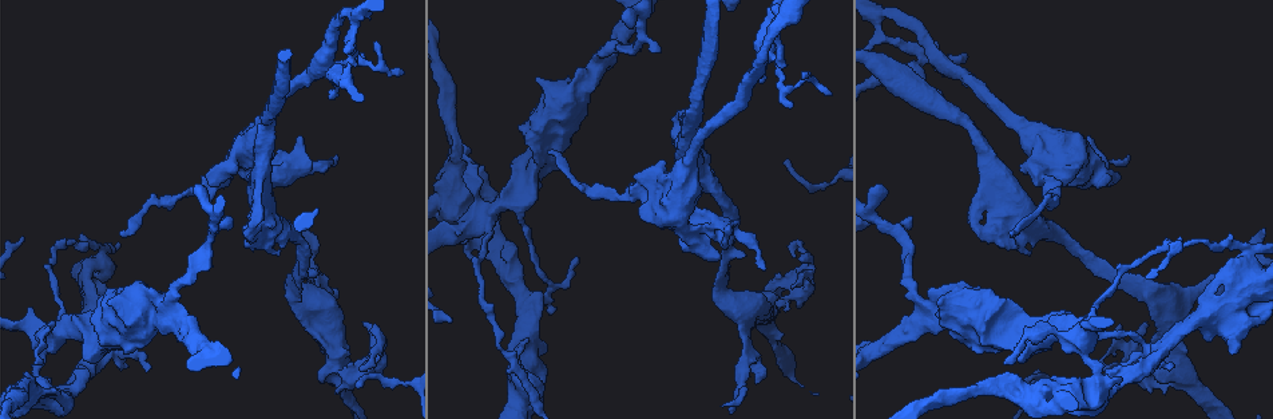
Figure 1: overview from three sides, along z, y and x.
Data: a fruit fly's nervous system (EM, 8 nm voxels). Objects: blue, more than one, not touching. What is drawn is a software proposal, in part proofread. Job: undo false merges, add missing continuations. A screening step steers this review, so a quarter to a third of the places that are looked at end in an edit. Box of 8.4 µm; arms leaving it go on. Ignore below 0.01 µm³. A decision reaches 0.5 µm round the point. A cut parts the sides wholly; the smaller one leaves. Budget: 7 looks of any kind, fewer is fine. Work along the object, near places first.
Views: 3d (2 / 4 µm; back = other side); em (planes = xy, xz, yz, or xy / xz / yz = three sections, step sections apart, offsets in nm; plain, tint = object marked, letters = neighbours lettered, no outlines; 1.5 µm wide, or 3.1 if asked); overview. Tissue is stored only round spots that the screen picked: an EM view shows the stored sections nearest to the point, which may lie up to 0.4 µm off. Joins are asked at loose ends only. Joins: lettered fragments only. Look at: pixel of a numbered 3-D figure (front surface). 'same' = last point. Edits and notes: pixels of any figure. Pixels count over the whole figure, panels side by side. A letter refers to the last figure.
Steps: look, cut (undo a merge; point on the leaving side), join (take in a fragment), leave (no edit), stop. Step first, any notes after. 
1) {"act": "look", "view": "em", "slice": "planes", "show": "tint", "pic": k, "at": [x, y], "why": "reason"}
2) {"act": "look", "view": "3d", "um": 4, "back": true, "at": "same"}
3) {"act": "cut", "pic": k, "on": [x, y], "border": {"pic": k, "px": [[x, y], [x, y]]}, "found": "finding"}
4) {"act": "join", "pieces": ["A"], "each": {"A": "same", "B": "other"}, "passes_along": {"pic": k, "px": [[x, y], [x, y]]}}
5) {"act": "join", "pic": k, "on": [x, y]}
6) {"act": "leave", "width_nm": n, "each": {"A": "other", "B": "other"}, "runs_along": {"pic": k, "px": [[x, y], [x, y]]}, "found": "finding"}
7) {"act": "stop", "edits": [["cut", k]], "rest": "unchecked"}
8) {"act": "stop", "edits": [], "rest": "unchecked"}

{"act": "look", "view": "3d", "um": 2, "pic": 1, "at": [755, 380], "why": "free end"}

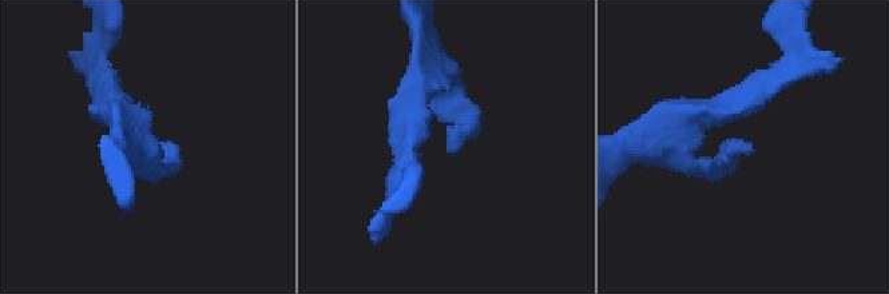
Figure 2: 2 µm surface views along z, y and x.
{"act": "look", "view": "em", "slice": "xy", "step": 8, "show": "tint", "pic": 2, "at": [448, 148], "why": "shape alone is not enough"}

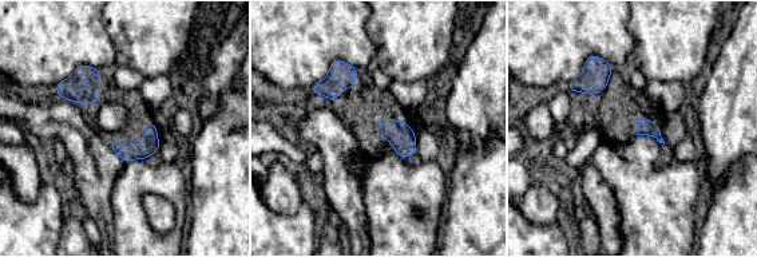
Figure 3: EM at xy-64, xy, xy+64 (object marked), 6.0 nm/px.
{"act": "look", "view": "em", "slice": "planes", "show": "letters", "at": "same"}

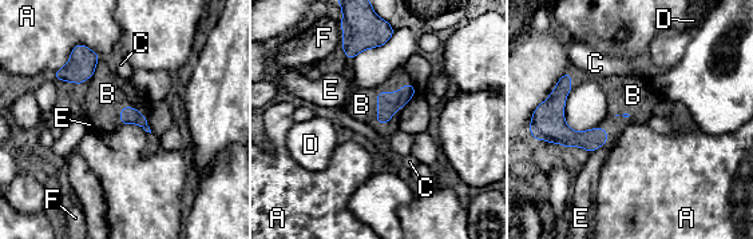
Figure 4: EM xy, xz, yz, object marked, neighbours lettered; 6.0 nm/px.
{"act": "join", "pieces": ["B"], "longest_contact_nm": ["B", 320], "each": {"A": "other", "B": "same", "C": "other", "D": "other", "E": "other", "F": "other"}, "found": "the cell continues"}

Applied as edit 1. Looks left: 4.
{"act": "look", "view": "3d", "um": 2, "pic": 1, "at": [523, 228], "why": "thick turns thin"}

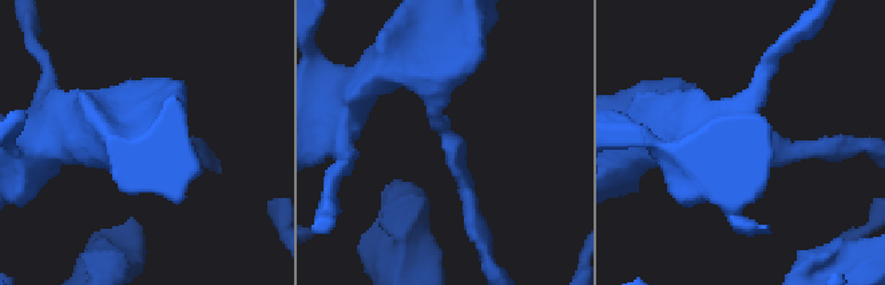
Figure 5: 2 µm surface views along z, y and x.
{"act": "look", "view": "em", "slice": "planes", "show": "plain", "pic": 5, "at": [453, 144]}

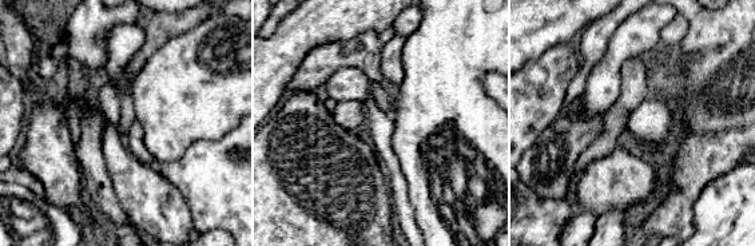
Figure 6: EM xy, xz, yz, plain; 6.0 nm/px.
{"act": "look", "view": "em", "slice": "planes", "show": "letters", "at": "same"}

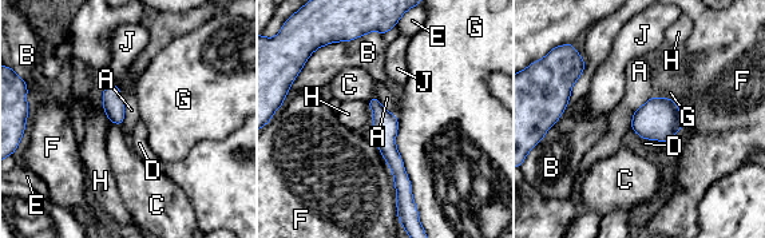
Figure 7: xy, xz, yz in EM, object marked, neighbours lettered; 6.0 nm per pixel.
{"act": "leave", "each": {"A": "other", "B": "other", "C": "other", "D": "other", "E": "other", "F": "other", "G": "other", "H": "other", "J": "other"}, "border": {"pic": 7, "px": [[117, 86], [123, 102], [121, 126]]}, "found": "continuous, no second cell"}

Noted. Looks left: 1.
{"act": "stop", "edits": [["join", 4]], "rest": "unchecked"}

